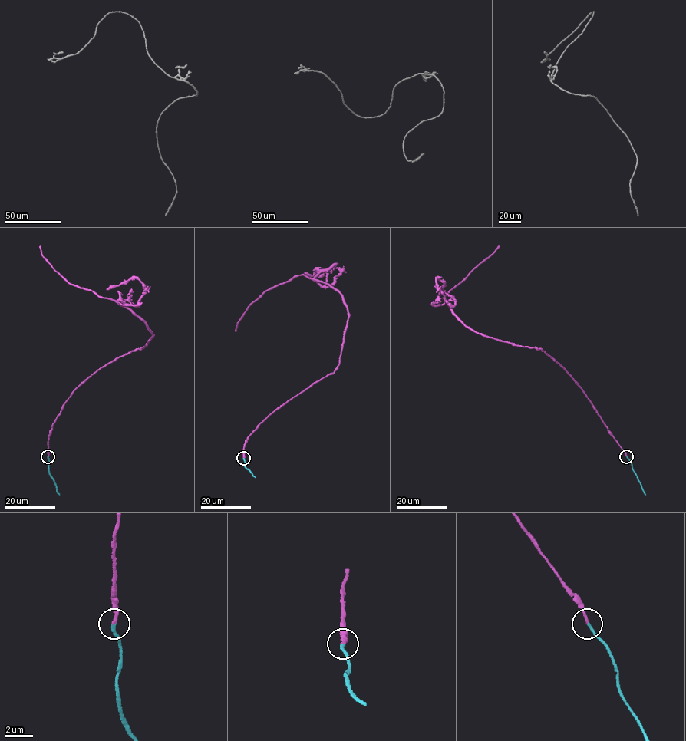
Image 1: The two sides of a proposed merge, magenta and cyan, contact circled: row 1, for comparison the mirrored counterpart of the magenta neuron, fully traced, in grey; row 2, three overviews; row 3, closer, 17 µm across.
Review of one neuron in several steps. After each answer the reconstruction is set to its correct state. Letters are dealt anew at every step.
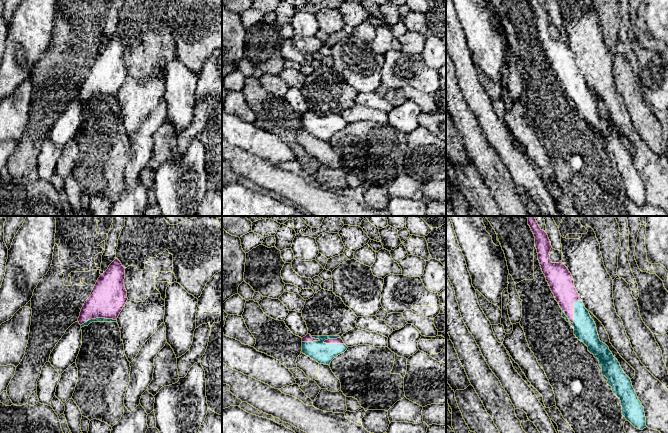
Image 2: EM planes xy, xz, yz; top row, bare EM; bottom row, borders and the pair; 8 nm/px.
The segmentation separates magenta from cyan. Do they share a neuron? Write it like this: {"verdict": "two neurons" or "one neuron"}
{"verdict": "one neuron"}

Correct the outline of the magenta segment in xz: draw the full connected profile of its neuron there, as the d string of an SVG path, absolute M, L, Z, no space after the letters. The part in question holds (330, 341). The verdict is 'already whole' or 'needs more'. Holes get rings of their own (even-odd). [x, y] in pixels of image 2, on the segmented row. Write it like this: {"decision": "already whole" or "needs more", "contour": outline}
{"decision": "needs more", "contour": "M311 336L302 338L302 353L319 364L330 365L331 361L347 350L340 336Z"}

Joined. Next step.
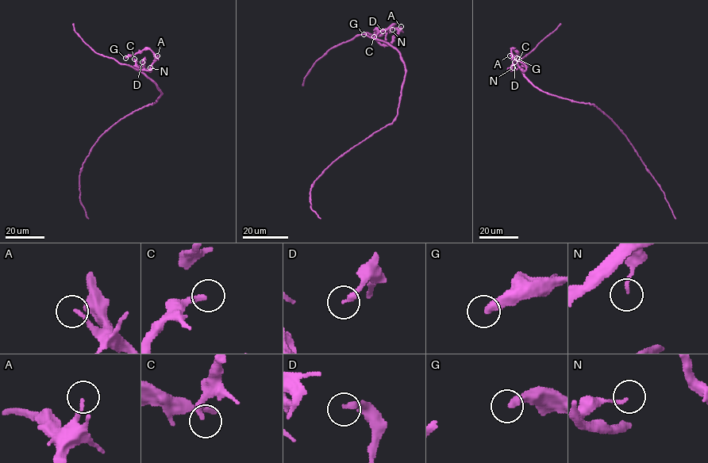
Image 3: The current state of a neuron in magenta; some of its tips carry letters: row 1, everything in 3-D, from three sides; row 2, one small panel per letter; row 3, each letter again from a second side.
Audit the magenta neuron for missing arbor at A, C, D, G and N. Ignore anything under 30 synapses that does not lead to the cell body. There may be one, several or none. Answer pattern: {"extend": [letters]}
{"extend": []}

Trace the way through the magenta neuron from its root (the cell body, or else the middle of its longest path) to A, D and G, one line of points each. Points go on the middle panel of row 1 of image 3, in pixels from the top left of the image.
A: (398, 112), (405, 66), (394, 48), (383, 41), (375, 39), (382, 44), (388, 45), (401, 26)
D: (398, 112), (405, 66), (394, 48), (383, 41), (375, 39), (382, 44), (383, 44), (386, 32), (382, 31)
G: (398, 112), (405, 66), (394, 48), (375, 39), (388, 45), (398, 31), (391, 28), (378, 35), (363, 34)

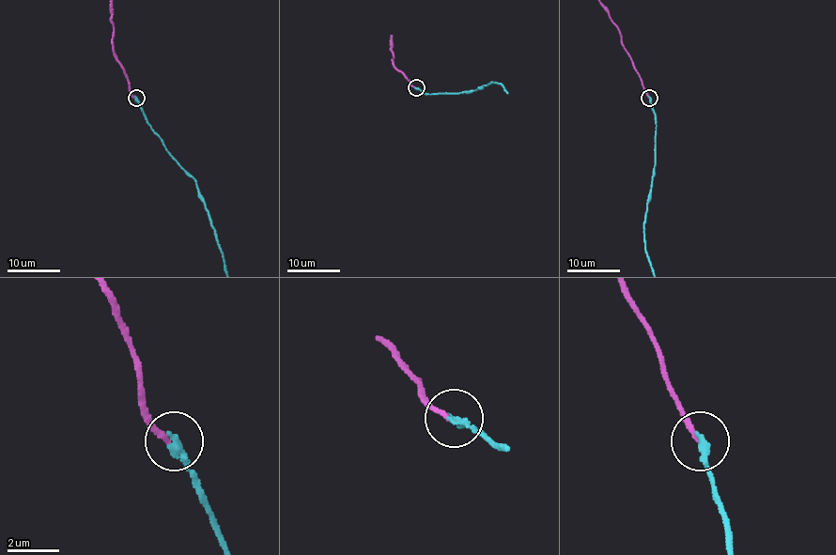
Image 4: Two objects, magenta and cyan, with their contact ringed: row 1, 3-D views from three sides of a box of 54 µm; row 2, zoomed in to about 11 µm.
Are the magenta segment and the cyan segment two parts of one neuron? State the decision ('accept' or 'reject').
reject

